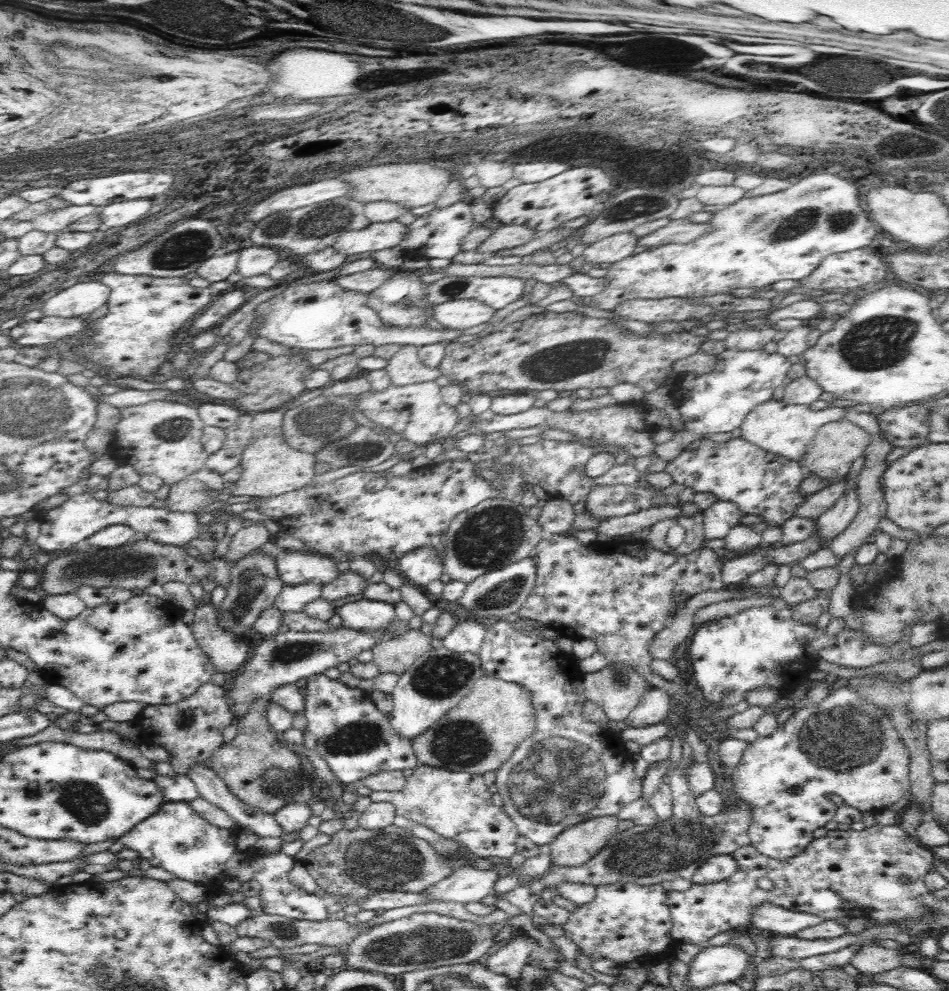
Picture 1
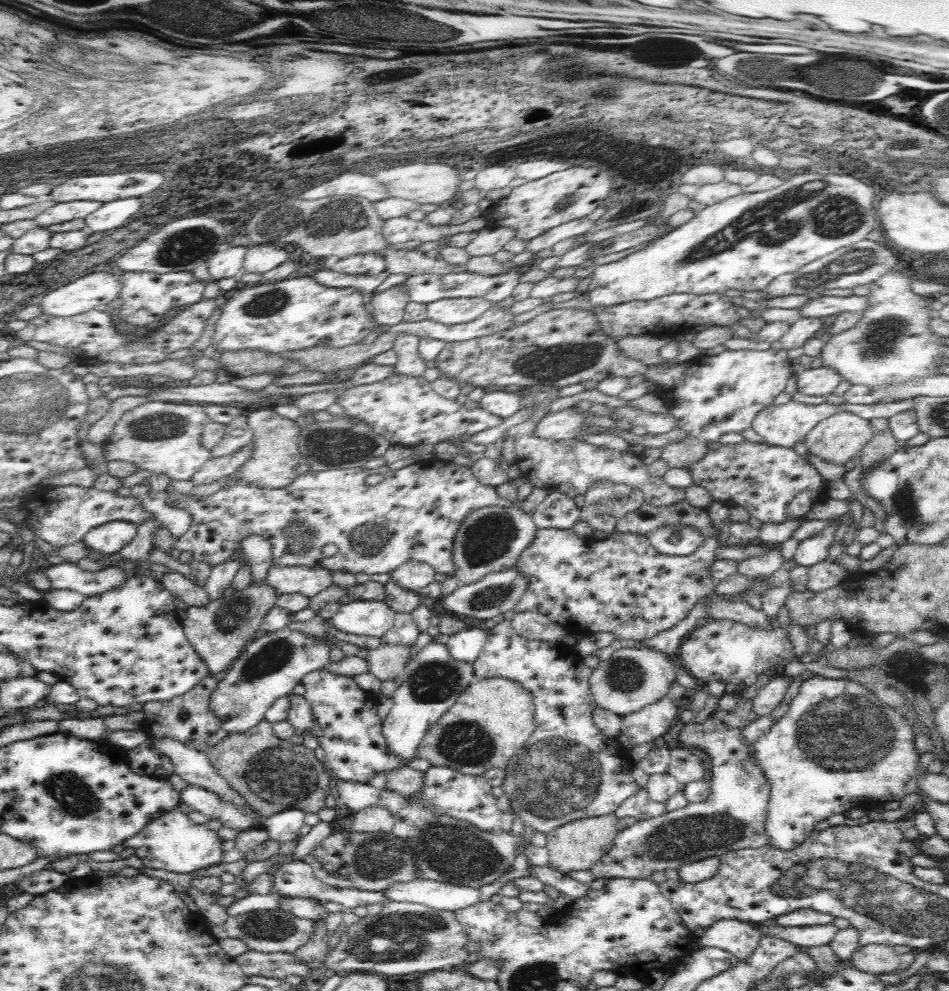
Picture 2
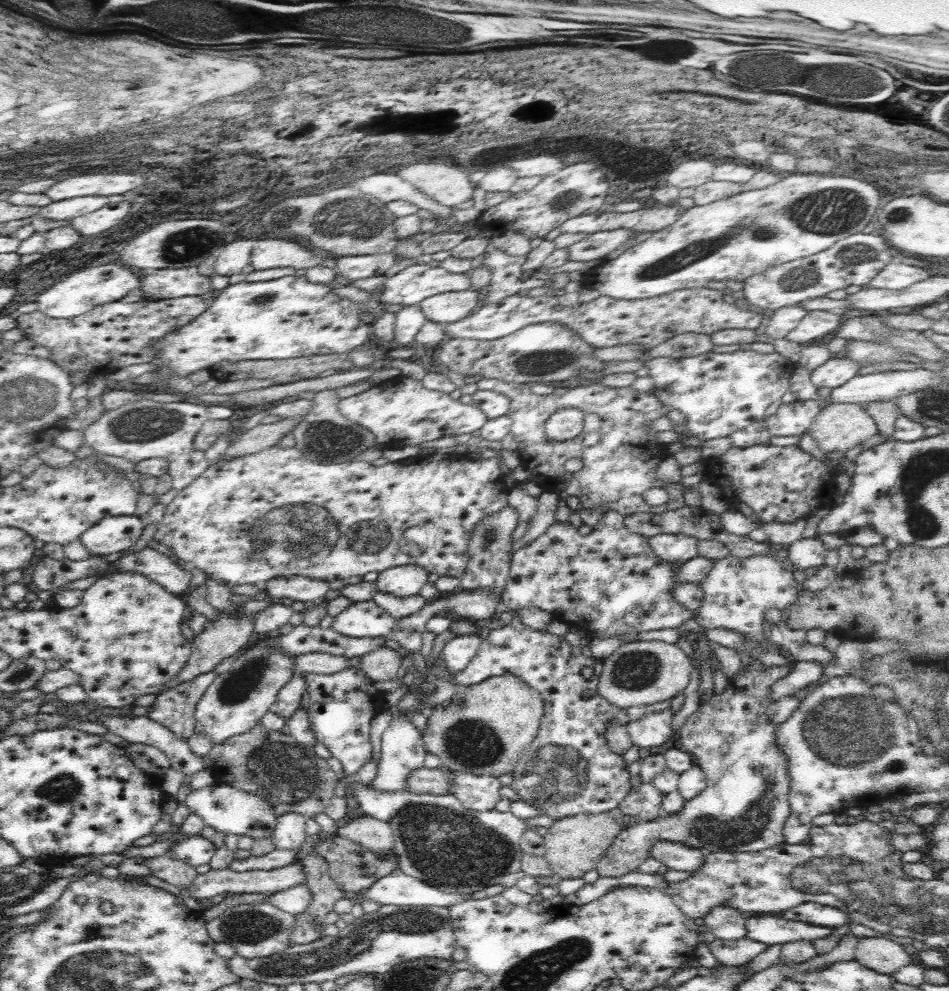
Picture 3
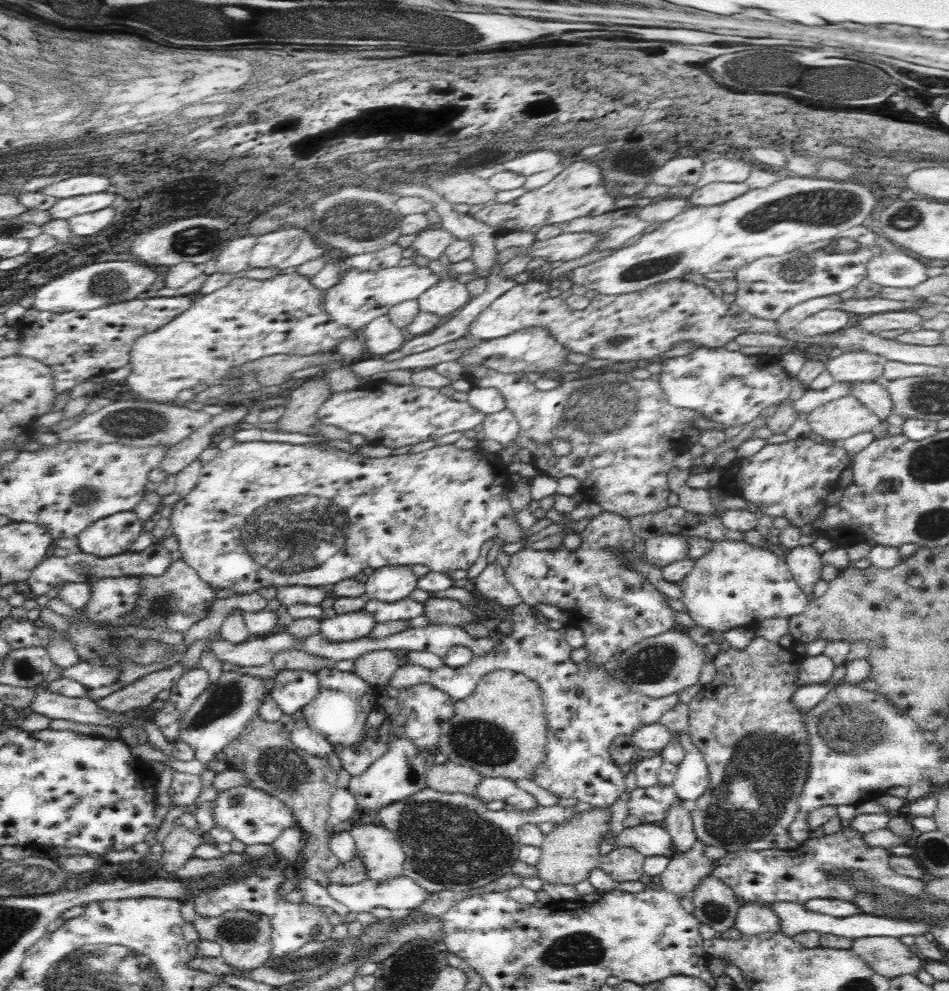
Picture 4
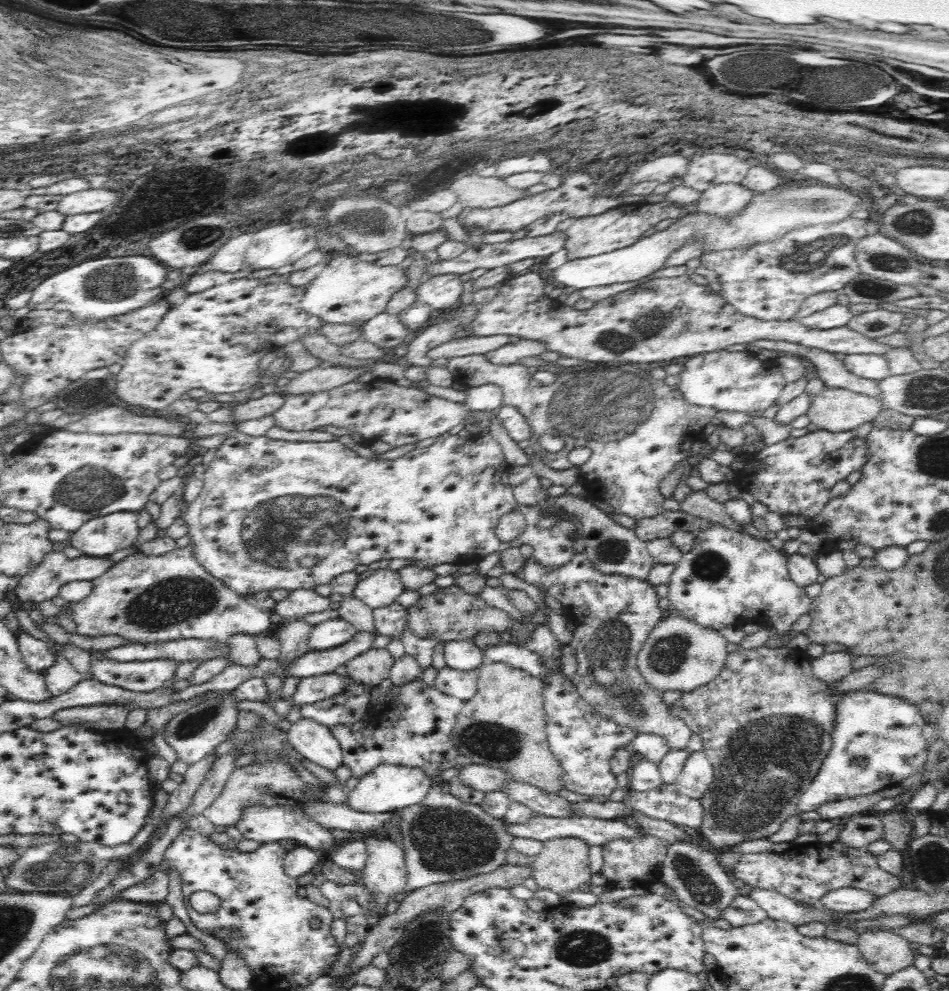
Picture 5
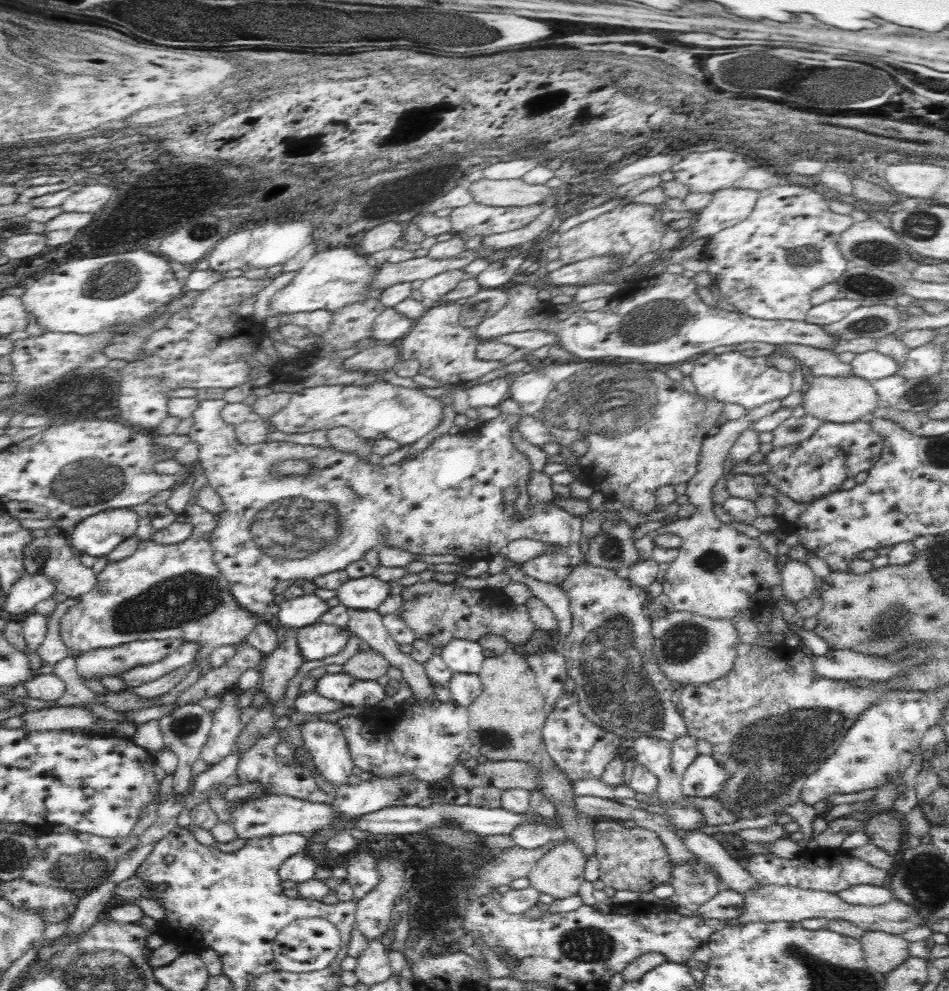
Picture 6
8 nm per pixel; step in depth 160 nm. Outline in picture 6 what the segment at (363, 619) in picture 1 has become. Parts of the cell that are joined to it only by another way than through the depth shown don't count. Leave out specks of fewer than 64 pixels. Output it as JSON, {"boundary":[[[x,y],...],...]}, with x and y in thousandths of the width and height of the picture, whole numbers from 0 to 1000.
{"boundary":[[[333,629],[321,632],[313,638],[313,645],[319,666],[339,666],[356,660],[371,642],[369,635],[352,630]]]}

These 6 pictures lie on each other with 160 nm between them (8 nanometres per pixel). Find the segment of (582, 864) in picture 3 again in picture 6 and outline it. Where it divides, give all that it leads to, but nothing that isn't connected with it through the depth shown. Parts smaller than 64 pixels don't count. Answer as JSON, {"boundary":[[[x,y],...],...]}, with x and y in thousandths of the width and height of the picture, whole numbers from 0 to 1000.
{"boundary":[[[590,844],[590,853],[573,862],[556,881],[557,892],[588,908],[607,903],[616,888],[619,864],[601,847]]]}

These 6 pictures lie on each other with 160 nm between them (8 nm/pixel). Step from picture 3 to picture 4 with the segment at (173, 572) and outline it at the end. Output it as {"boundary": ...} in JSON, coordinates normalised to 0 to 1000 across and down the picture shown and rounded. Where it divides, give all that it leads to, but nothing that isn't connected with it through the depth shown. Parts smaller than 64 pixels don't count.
{"boundary":[[[160,548],[157,552],[149,555],[140,554],[130,557],[129,559],[119,562],[101,561],[101,559],[89,559],[86,556],[80,559],[72,558],[66,562],[59,562],[52,558],[44,563],[44,567],[37,571],[37,574],[33,577],[33,580],[28,583],[27,589],[32,591],[32,595],[42,601],[42,599],[48,599],[52,595],[55,595],[63,587],[72,585],[75,588],[87,587],[97,589],[99,585],[105,585],[105,583],[118,583],[126,581],[163,581],[170,582],[181,569],[179,562],[179,556],[170,550]]]}

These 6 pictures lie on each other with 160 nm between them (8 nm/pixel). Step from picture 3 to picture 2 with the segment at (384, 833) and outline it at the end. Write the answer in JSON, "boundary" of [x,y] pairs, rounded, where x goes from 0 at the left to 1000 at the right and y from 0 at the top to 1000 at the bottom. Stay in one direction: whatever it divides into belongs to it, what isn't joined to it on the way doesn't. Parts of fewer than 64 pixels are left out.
{"boundary":[[[399,811],[388,813],[374,820],[368,827],[372,840],[414,840],[419,825]]]}

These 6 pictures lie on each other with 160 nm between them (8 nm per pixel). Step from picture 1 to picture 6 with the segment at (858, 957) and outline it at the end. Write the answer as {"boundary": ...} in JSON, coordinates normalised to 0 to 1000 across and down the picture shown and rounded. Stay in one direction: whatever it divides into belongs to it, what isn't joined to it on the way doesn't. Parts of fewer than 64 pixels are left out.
{"boundary":[[[911,940],[905,950],[913,973],[929,983],[940,981],[960,966],[958,951],[948,943]]]}

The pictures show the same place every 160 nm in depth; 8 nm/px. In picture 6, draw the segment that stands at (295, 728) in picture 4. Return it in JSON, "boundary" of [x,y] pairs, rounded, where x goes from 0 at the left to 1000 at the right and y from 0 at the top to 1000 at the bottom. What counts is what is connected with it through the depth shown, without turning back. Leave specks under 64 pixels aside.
{"boundary":[[[320,725],[318,728],[305,727],[300,730],[301,735],[316,733],[316,742],[318,742],[318,754],[327,760],[329,767],[338,783],[352,792],[364,792],[368,783],[371,782],[372,770],[366,755],[366,750],[361,744],[361,735],[359,730],[351,731],[341,729],[334,725]]]}

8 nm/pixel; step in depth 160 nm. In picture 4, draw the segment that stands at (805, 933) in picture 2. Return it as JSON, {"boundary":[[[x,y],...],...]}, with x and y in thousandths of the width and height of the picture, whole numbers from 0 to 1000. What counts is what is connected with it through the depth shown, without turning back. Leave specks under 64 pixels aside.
{"boundary":[[[788,911],[778,917],[774,937],[782,943],[816,942],[823,938],[823,930],[809,914]]]}

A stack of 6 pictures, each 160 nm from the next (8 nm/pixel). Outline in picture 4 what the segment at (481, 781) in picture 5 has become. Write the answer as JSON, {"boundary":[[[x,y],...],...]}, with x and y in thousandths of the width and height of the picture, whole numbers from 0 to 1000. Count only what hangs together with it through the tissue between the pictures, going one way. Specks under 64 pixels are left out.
{"boundary":[[[471,768],[459,773],[453,771],[450,777],[449,794],[466,800],[502,801],[502,793],[509,787],[504,779]]]}

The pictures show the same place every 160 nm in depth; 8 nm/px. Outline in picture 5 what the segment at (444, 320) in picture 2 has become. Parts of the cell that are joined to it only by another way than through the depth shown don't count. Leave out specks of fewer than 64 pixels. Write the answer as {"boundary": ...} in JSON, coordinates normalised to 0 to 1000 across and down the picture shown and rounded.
{"boundary":[[[465,276],[453,281],[437,295],[440,305],[455,310],[459,316],[465,316],[486,307],[488,285],[485,283],[485,277]]]}

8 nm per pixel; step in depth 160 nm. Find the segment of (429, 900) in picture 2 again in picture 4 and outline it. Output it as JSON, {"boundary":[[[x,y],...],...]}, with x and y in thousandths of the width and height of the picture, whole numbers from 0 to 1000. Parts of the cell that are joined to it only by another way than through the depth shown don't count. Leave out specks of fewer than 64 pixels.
{"boundary":[[[419,882],[403,890],[388,887],[369,894],[350,891],[345,897],[352,908],[356,908],[368,919],[376,922],[390,920],[392,916],[398,914],[409,916],[415,921],[434,919],[439,917],[453,902],[426,882]]]}

